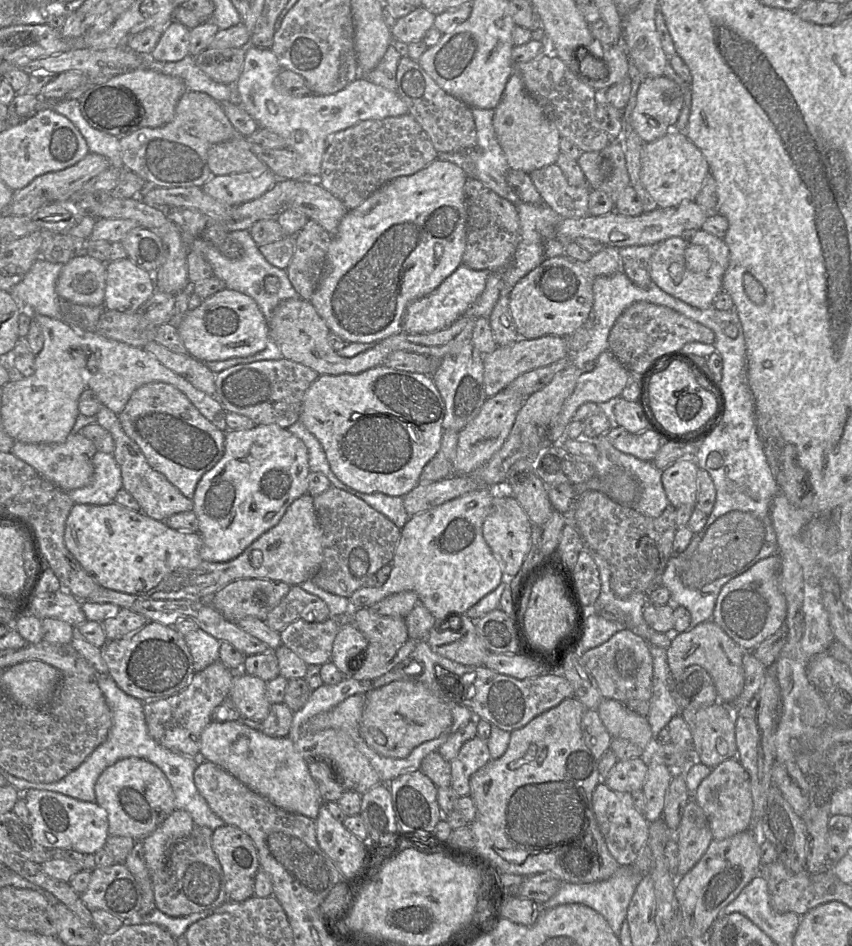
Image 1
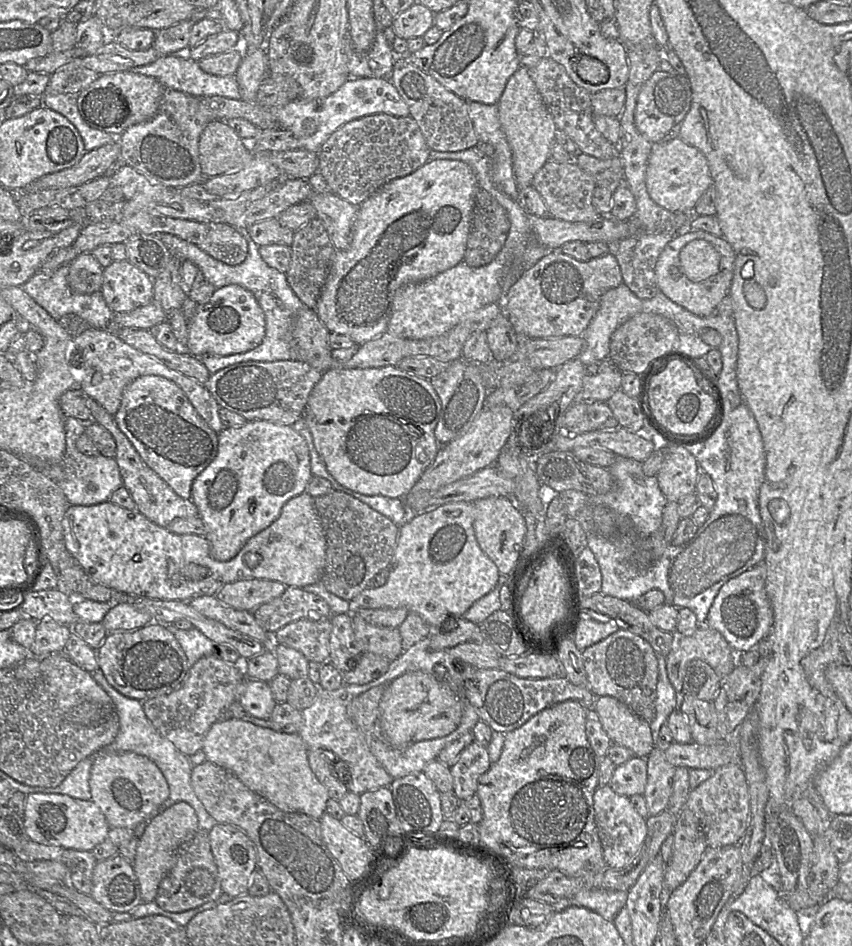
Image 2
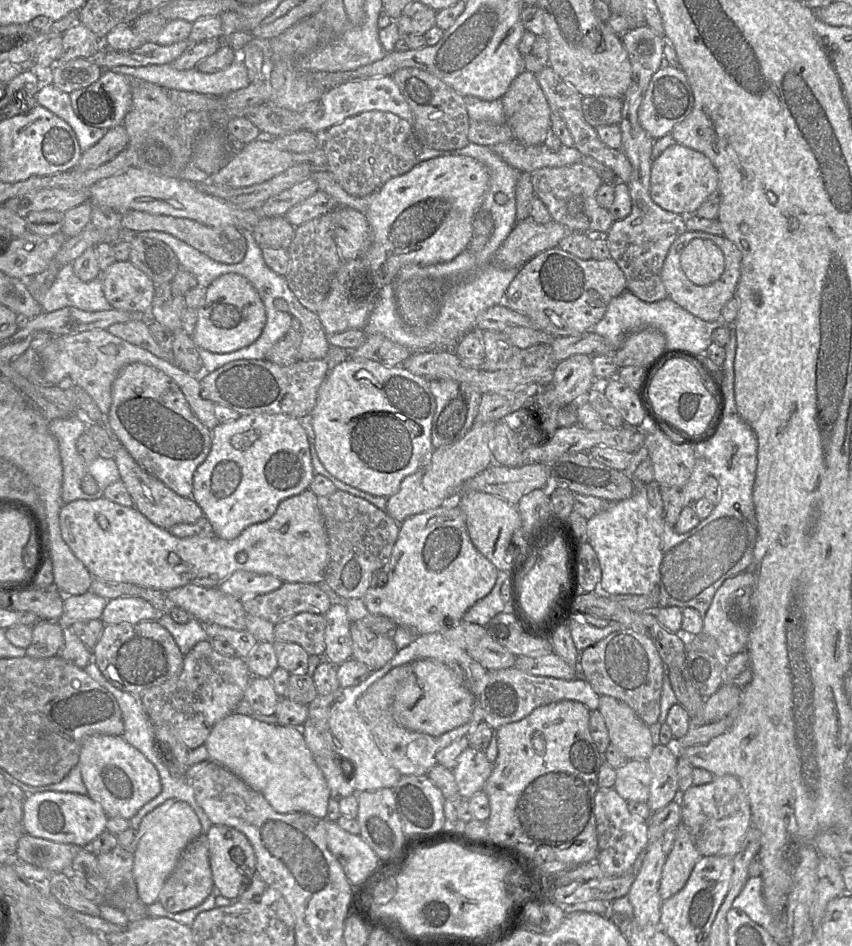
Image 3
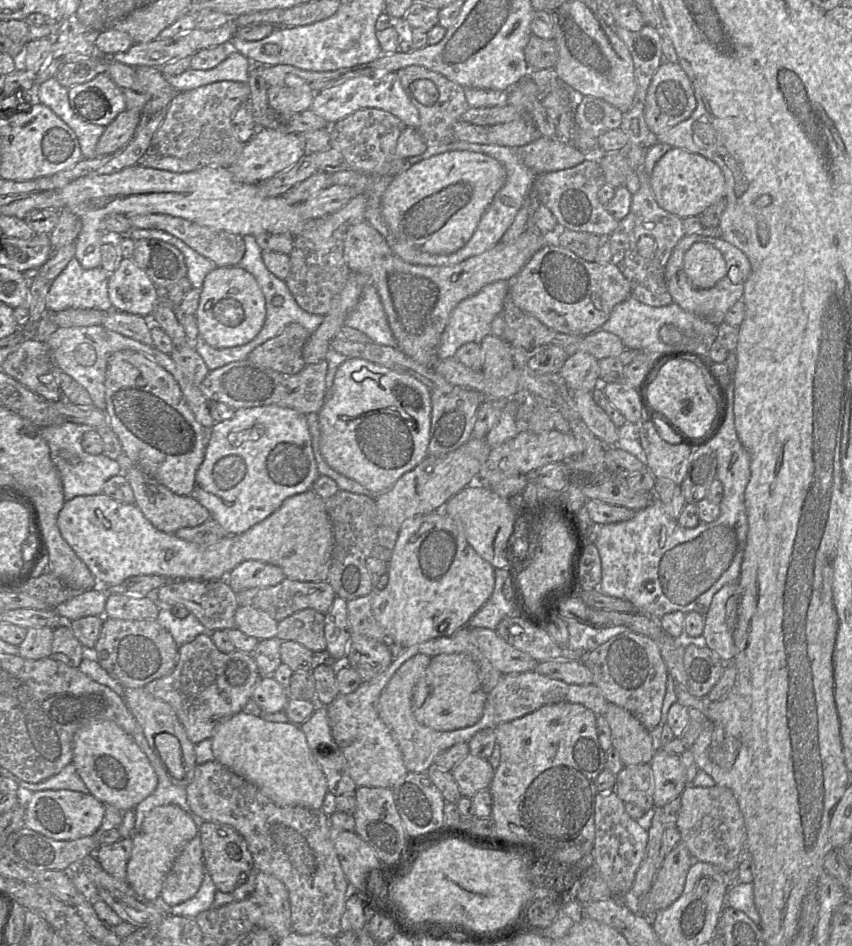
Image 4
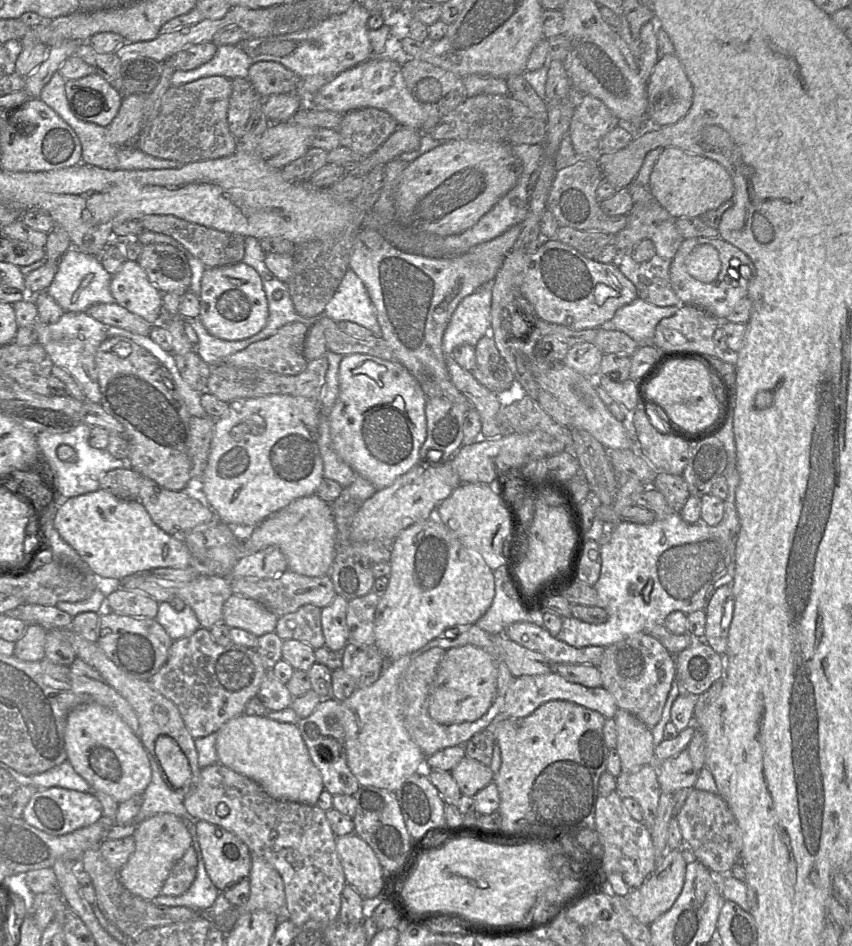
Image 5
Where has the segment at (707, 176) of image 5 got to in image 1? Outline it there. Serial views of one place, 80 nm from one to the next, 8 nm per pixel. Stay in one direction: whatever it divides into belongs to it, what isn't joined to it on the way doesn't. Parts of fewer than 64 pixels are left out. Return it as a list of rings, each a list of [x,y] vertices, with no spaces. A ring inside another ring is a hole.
[[[670,131],[655,141],[645,143],[640,154],[640,180],[659,208],[675,207],[685,201],[694,201],[710,173],[702,152],[688,139],[684,132]]]

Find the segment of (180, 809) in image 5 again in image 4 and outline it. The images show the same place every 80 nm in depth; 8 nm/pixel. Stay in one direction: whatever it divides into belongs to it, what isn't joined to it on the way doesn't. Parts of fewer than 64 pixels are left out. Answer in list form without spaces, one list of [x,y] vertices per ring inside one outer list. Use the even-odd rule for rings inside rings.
[[[138,725],[137,729],[132,734],[137,745],[146,754],[150,764],[156,772],[158,777],[158,784],[155,791],[150,794],[147,798],[141,801],[135,807],[135,824],[134,831],[139,831],[147,814],[158,806],[164,806],[168,804],[175,804],[179,806],[189,815],[192,814],[187,801],[186,788],[178,785],[174,785],[166,770],[162,760],[157,760],[148,741],[143,733],[143,730]]]

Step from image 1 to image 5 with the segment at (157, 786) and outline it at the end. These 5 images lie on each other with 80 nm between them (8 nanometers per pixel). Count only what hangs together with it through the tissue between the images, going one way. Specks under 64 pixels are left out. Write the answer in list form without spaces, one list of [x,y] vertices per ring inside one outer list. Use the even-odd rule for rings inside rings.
[[[90,703],[73,709],[67,717],[64,742],[67,760],[72,764],[74,770],[88,782],[92,792],[104,792],[121,803],[134,795],[143,794],[151,782],[152,770],[149,752],[122,718],[104,706]]]

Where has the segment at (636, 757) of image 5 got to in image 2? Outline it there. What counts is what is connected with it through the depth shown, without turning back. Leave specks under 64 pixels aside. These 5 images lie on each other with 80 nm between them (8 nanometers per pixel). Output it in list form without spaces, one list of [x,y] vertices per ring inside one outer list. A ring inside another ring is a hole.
[[[612,696],[596,697],[593,708],[612,744],[628,748],[634,756],[650,754],[654,743],[649,722]]]

